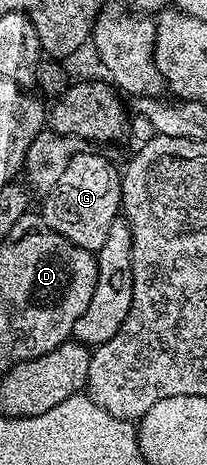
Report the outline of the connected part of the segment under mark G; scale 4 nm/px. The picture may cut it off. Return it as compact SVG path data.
M80 150L69 161L68 168L64 170L60 184L45 195L40 213L49 227L60 232L70 243L76 244L85 250L97 253L104 246L105 237L120 212L122 201L122 181L119 167L115 167L106 157L92 152Z

